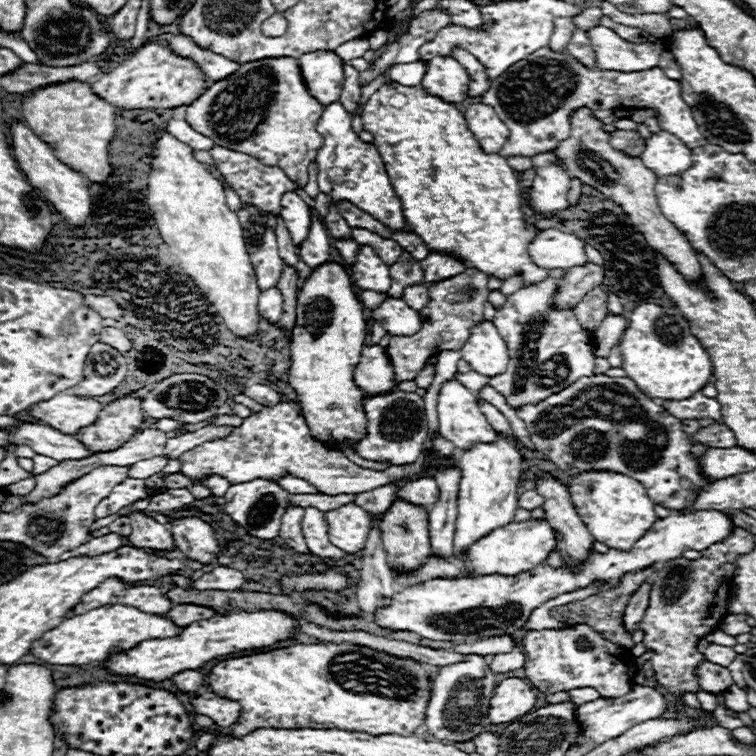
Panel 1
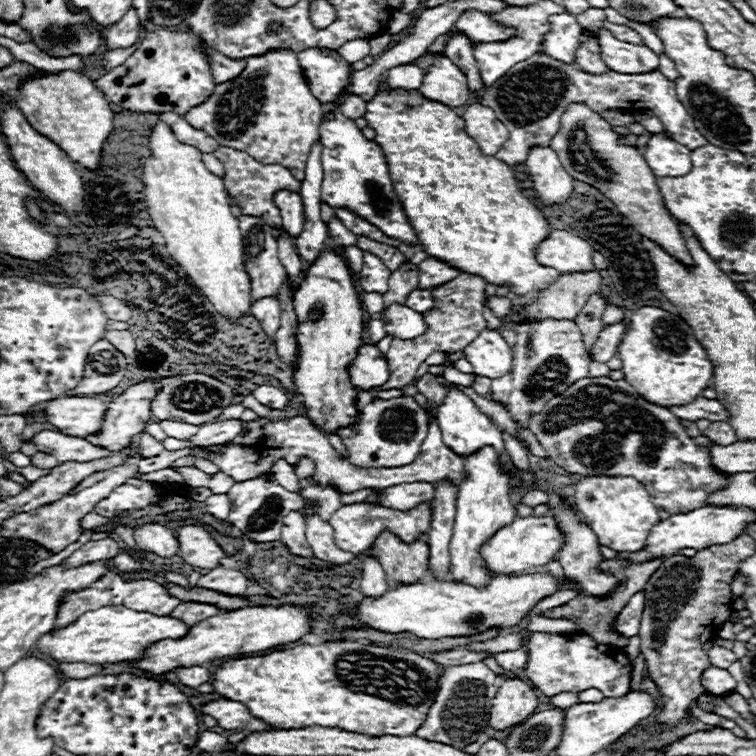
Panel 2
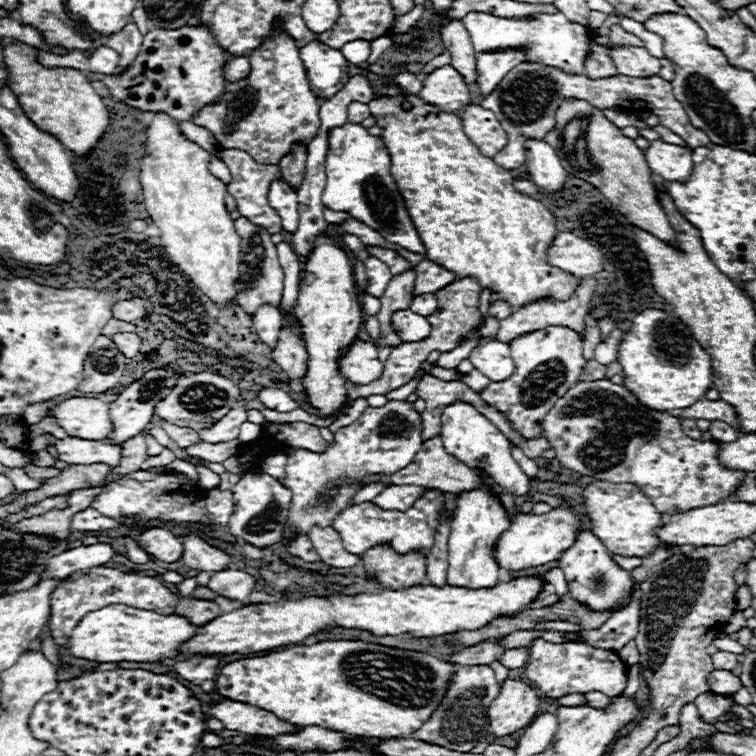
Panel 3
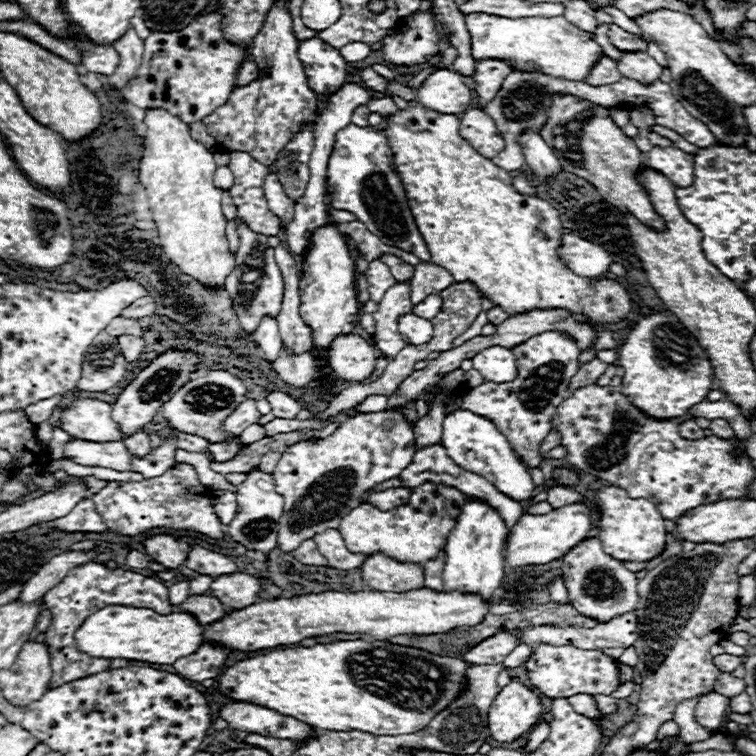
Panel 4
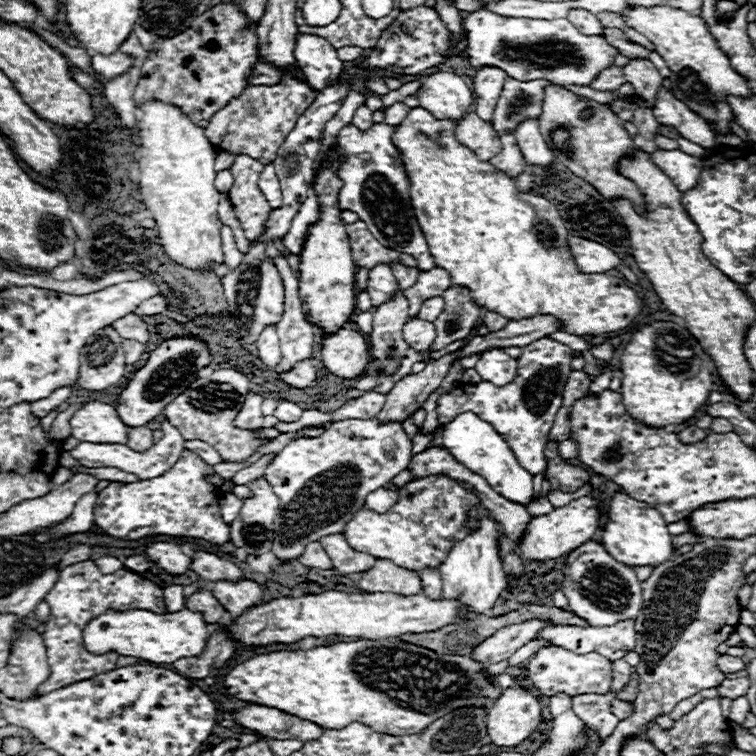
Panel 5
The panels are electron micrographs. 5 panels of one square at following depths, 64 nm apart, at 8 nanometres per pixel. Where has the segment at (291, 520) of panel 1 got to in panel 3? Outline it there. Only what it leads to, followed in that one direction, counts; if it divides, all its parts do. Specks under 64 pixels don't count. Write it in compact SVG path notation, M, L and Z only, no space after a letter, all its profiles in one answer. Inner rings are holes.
M308 536L296 538L296 540L288 546L288 552L294 554L296 558L304 560L304 562L320 562L320 556L318 556L318 552L314 552L314 546L312 546L312 542L310 542Z

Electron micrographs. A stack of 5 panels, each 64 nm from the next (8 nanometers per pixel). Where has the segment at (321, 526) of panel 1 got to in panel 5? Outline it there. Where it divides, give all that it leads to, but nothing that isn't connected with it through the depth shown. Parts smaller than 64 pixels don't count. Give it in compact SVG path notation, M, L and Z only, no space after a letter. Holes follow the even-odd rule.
M342 534L326 536L320 542L322 546L326 546L326 552L330 554L332 564L340 574L360 574L360 572L370 570L376 562L374 556L368 556L364 552L350 548Z

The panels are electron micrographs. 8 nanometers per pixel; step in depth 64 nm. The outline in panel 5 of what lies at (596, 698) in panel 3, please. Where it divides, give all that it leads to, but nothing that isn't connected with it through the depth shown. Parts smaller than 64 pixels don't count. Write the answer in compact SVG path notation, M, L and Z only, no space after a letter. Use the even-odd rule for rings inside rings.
M618 698L612 702L612 714L616 714L620 720L630 718L630 716L632 716L632 712L634 712L634 704L632 704L632 702L618 700Z

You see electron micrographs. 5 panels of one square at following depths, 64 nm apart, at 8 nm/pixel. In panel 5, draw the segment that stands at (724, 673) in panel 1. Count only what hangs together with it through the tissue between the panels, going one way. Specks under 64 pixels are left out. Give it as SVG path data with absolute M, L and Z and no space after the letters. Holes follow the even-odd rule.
M736 678L736 680L724 680L722 686L718 686L718 694L720 696L726 696L726 698L740 698L740 696L746 696L750 688L750 680L748 678Z

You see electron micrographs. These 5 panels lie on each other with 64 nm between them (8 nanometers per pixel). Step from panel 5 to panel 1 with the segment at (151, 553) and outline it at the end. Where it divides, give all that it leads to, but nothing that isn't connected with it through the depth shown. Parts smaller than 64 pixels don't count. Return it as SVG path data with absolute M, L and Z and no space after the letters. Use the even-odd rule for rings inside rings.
M132 512L128 518L132 524L130 544L138 548L150 548L150 550L162 550L162 552L170 552L176 548L170 526L160 524L154 518L144 516L142 512Z

